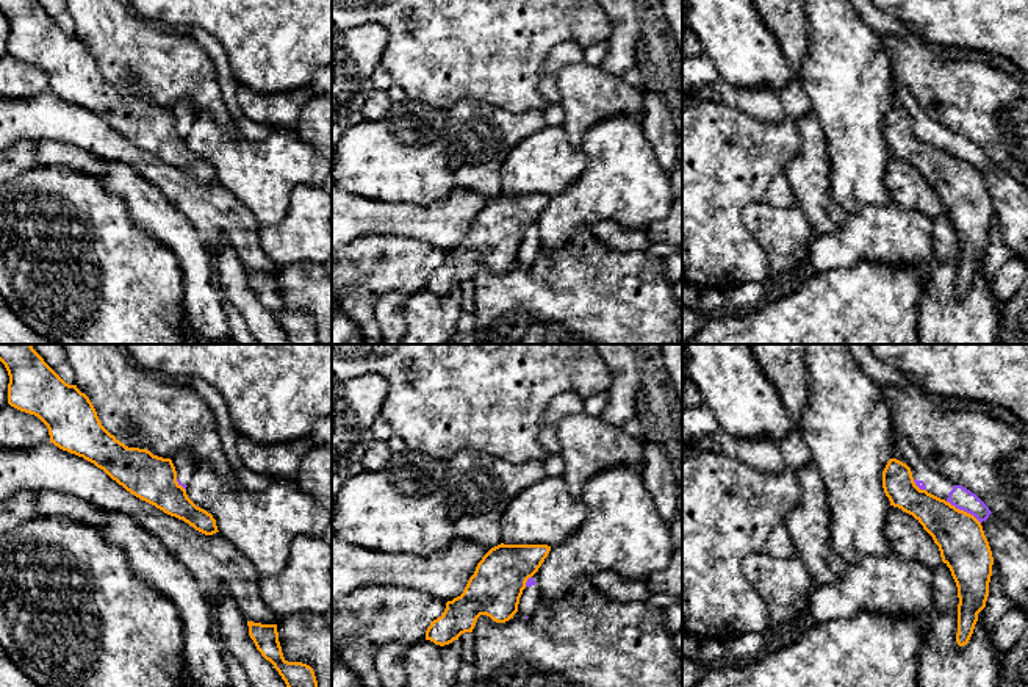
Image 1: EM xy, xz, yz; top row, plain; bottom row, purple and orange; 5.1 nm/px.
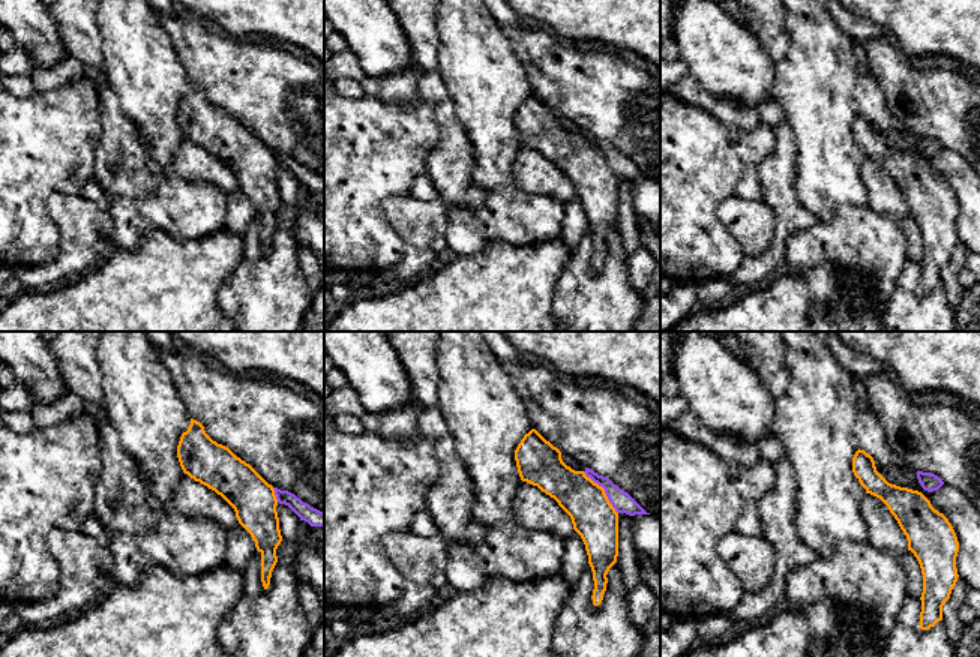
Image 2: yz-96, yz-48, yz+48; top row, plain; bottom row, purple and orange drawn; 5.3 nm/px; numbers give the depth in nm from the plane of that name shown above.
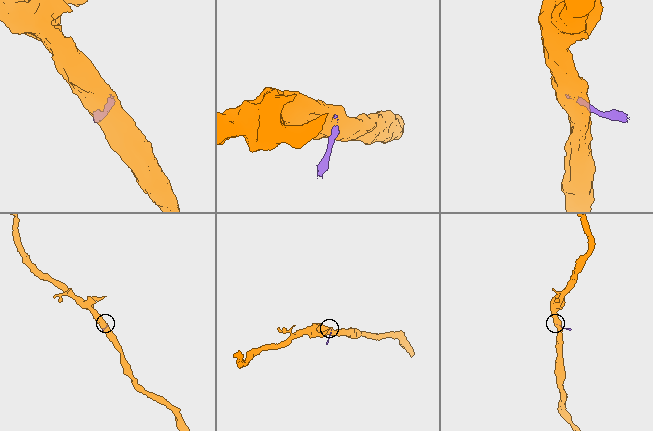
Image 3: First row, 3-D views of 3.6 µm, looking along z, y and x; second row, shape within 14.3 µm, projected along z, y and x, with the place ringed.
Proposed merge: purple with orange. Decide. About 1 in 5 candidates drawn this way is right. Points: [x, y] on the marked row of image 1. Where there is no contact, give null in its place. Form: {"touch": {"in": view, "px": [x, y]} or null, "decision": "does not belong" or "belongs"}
{"touch": {"in": "yz", "px": [963, 509]}, "decision": "does not belong"}

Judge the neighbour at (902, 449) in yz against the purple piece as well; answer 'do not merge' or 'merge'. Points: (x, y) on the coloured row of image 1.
merge

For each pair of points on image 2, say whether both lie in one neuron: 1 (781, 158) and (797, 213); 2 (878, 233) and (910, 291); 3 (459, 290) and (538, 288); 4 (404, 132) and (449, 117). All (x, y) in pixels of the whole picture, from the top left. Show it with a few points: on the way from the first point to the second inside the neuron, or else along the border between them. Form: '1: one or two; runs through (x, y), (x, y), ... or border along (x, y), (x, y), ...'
1: one; runs through (781, 171), (781, 197), (784, 200)
2: two; border along (908, 258), (887, 306)
3: one; runs through (479, 290), (518, 288)
4: two; border along (435, 107), (437, 144), (428, 156)

